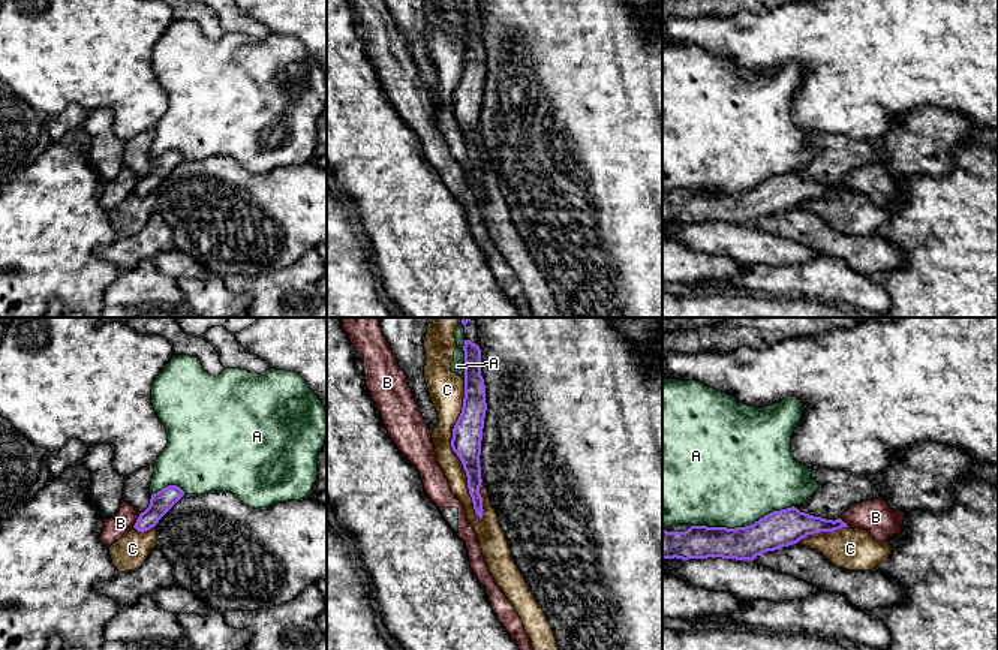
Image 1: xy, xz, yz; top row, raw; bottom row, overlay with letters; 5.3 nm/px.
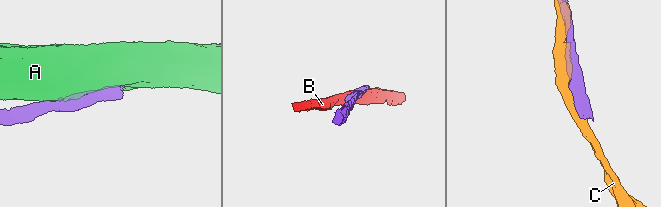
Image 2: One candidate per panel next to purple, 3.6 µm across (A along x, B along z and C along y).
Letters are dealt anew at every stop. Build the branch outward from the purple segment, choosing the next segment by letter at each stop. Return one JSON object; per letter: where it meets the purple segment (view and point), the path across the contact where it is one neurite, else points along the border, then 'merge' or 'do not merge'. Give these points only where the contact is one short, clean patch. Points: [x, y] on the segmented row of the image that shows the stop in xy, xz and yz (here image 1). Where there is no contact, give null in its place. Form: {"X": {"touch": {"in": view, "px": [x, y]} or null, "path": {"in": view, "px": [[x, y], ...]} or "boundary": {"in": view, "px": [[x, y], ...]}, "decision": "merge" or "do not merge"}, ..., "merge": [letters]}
{"A": {"touch": {"in": "yz", "px": [742, 527]}, "decision": "do not merge"}, "B": {"touch": {"in": "xy", "px": [137, 520]}, "boundary": {"in": "xy", "px": [[141, 512], [132, 526]]}, "decision": "do not merge"}, "C": {"touch": {"in": "xz", "px": [453, 450]}, "decision": "do not merge"}, "merge": []}

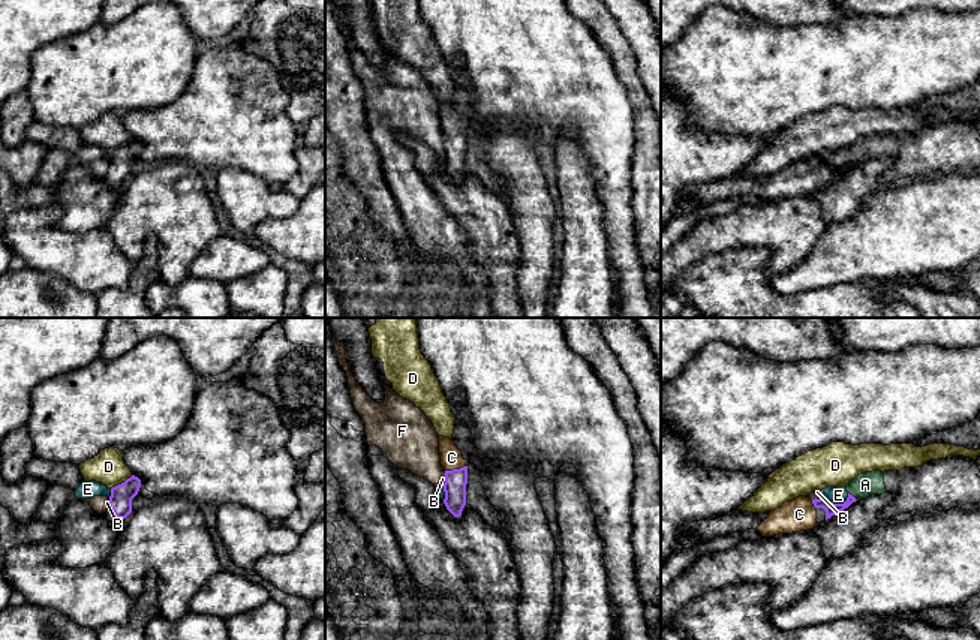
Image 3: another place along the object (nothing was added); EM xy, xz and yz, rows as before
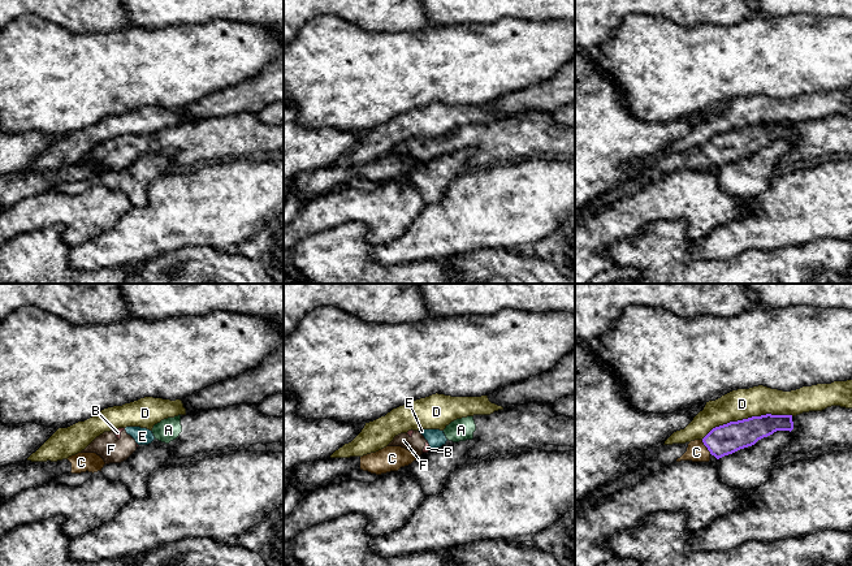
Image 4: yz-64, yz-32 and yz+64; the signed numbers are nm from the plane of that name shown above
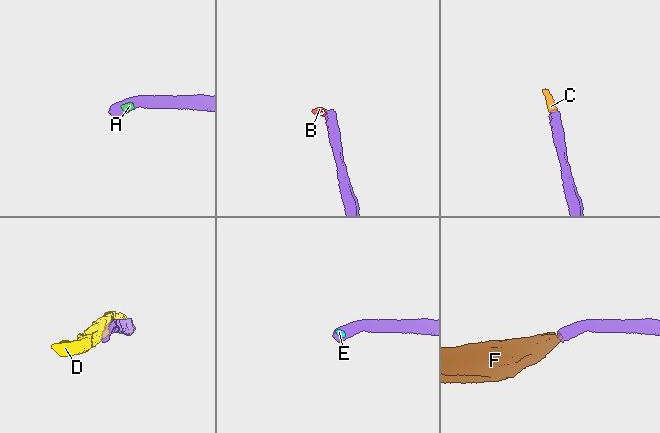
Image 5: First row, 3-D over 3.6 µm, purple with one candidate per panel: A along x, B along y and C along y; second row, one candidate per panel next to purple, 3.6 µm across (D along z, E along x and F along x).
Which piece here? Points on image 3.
{"A": {"touch": {"in": "yz", "px": [851, 495]}, "boundary": {"in": "yz", "px": [[848, 492], [857, 499]]}, "decision": "do not merge"}, "B": {"touch": {"in": "xz", "px": [445, 480]}, "boundary": {"in": "xz", "px": [[444, 474], [441, 486]]}, "decision": "do not merge"}, "C": {"touch": {"in": "xz", "px": [456, 469]}, "path": {"in": "xz", "px": [[456, 480], [456, 469], [451, 457]]}, "decision": "merge"}, "D": {"touch": {"in": "xy", "px": [122, 483]}, "decision": "do not merge"}, "E": {"touch": {"in": "yz", "px": [832, 502]}, "boundary": {"in": "yz", "px": [[821, 490], [833, 502], [842, 502], [848, 496]]}, "decision": "do not merge"}, "F": {"touch": {"in": "xz", "px": [445, 472]}, "boundary": {"in": "xz", "px": [[445, 471], [442, 474]]}, "decision": "do not merge"}, "merge": ["C"]}

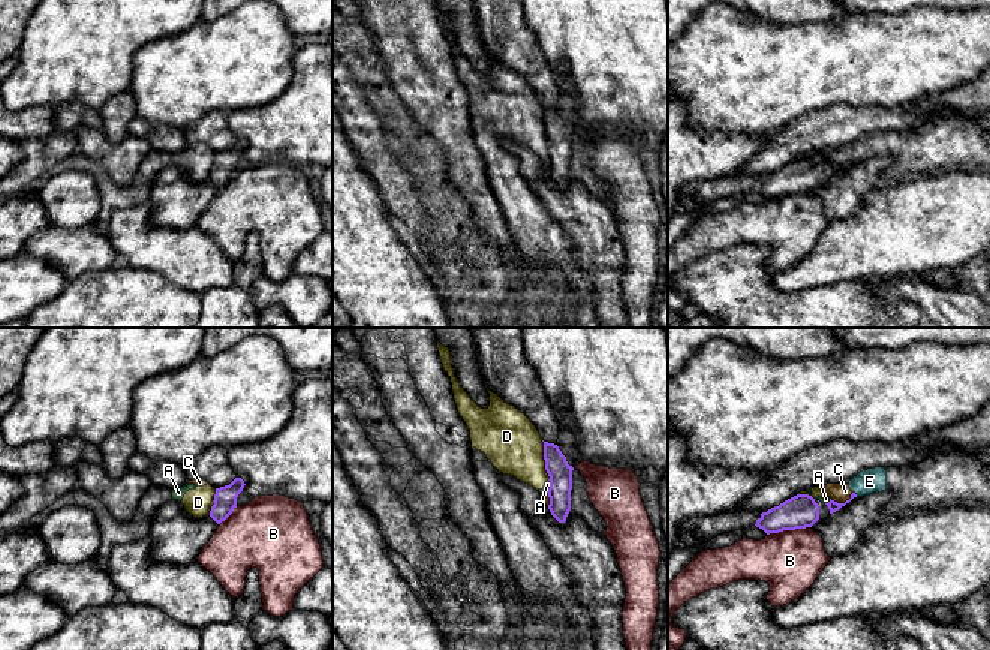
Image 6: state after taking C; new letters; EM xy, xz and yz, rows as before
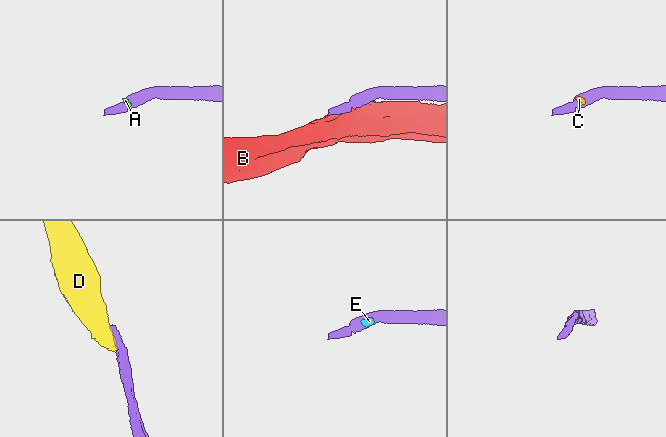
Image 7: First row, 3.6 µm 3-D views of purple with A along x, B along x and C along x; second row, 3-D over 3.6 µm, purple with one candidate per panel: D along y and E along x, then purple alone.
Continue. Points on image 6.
{"A": {"touch": {"in": "xz", "px": [550, 486]}, "boundary": {"in": "xz", "px": [[548, 480], [545, 491]]}, "decision": "do not merge"}, "B": {"touch": {"in": "yz", "px": [788, 529]}, "boundary": {"in": "yz", "px": [[809, 526], [770, 532], [767, 535]]}, "decision": "do not merge"}, "C": {"touch": {"in": "yz", "px": [842, 503]}, "boundary": {"in": "yz", "px": [[852, 493], [843, 502], [830, 499]]}, "decision": "do not merge"}, "D": {"touch": {"in": "xz", "px": [544, 459]}, "boundary": {"in": "xz", "px": [[541, 441], [548, 480]]}, "decision": "do not merge"}, "E": {"touch": {"in": "yz", "px": [855, 494]}, "boundary": {"in": "yz", "px": [[852, 491], [857, 496]]}, "decision": "do not merge"}, "merge": []}

